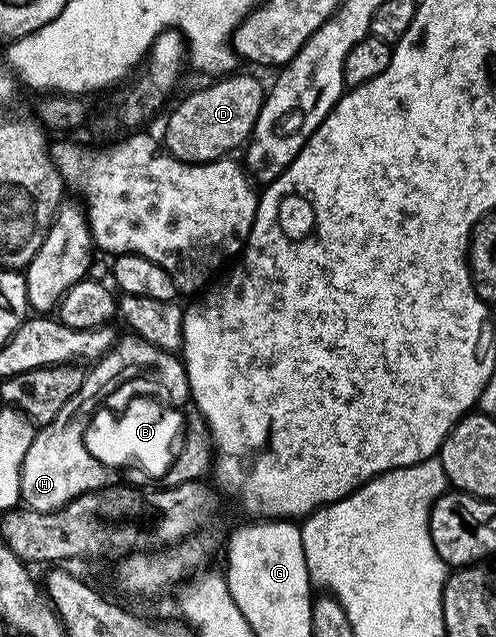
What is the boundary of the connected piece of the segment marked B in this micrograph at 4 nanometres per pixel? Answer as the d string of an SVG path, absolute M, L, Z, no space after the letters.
M141 394L118 415L108 407L97 408L85 428L84 438L88 452L103 466L115 468L136 461L150 477L163 479L177 453L183 426L184 413L181 409L164 406L147 394Z

